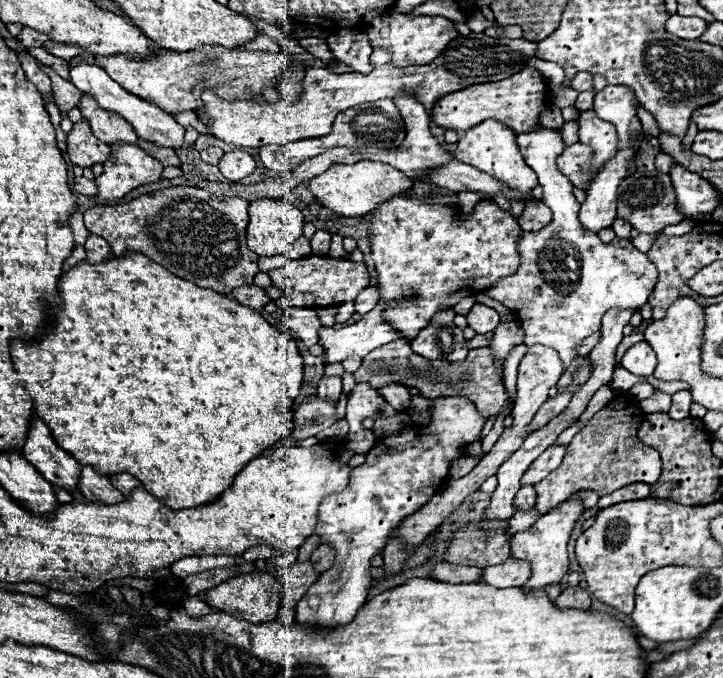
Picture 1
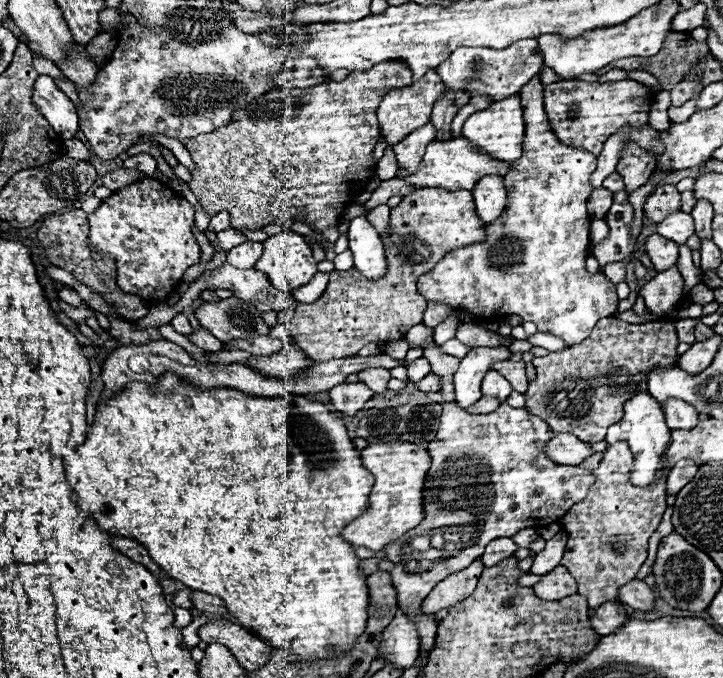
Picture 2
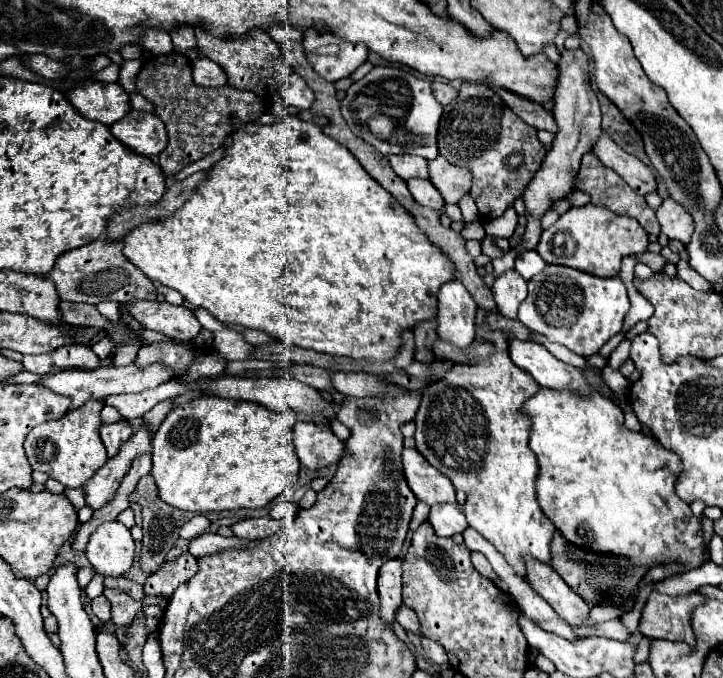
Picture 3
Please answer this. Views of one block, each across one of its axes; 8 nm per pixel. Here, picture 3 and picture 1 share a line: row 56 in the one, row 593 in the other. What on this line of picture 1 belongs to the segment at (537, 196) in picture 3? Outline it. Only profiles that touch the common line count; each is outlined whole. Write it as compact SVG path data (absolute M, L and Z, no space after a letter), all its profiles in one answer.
M574 586L574 588L566 588L562 590L562 594L556 598L554 602L558 608L576 608L576 610L588 610L590 608L590 594L580 588L580 586Z

